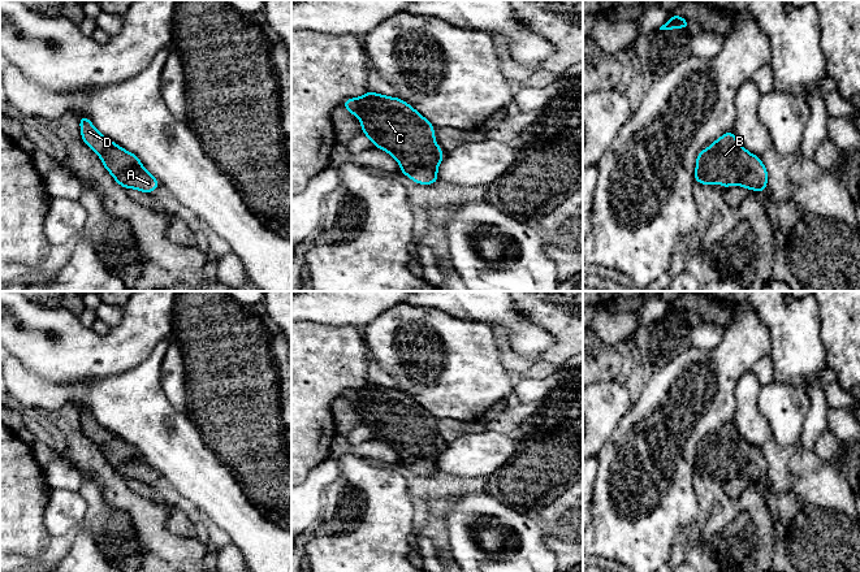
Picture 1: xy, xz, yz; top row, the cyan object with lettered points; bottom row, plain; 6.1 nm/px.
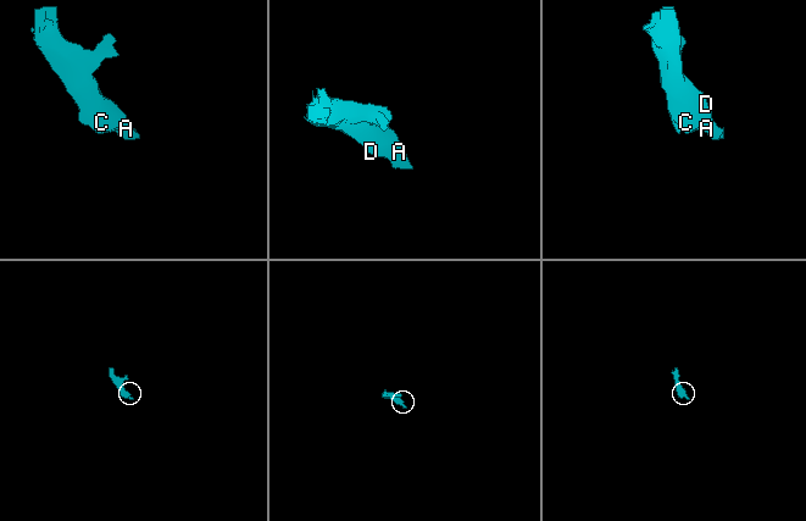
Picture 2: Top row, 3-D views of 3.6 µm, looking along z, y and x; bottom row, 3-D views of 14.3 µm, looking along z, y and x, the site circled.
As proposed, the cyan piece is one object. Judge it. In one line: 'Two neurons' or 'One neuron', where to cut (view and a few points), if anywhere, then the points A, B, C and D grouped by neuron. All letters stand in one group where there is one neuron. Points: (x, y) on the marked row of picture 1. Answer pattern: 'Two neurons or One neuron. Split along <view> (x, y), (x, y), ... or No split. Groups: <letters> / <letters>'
One neuron. No split. Groups: A B C D

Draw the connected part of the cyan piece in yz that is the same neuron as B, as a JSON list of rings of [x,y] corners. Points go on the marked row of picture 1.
[[[730,130],[699,152],[695,181],[703,185],[718,182],[725,188],[734,182],[740,187],[764,192],[768,172],[761,159],[749,153]]]

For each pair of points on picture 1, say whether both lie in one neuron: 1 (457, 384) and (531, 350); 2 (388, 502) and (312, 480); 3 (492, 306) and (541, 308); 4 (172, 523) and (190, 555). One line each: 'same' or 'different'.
1: different
2: different
3: different
4: different

